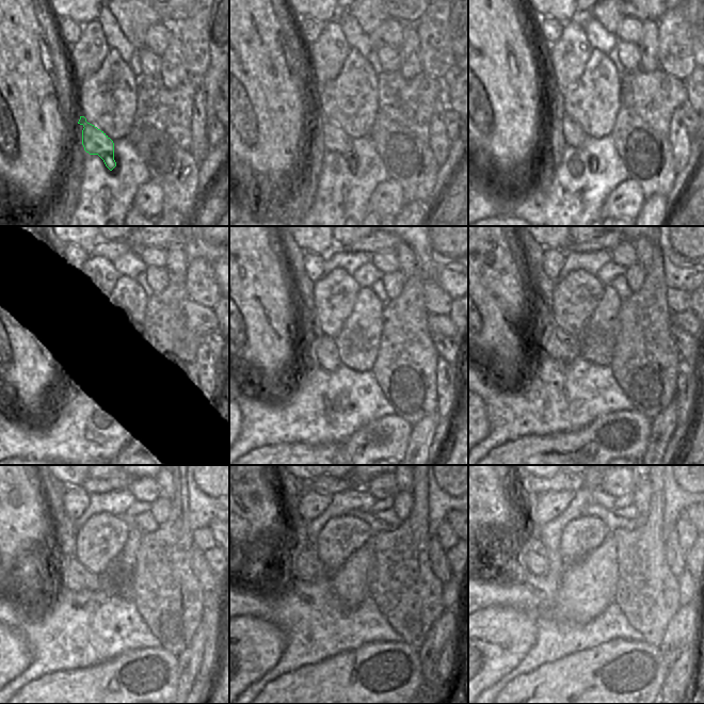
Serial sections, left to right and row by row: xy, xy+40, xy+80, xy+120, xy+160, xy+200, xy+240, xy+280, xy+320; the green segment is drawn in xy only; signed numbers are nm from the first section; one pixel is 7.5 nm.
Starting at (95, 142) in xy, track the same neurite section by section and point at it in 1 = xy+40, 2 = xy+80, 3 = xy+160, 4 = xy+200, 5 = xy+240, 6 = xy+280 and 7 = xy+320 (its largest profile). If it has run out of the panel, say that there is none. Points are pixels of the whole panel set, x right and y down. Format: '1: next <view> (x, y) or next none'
1: next xy+40 (334, 139)
2: next xy+80 (574, 136)
3: next xy+160 (323, 351)
4: next xy+200 (560, 345)
5: next xy+240 (67, 569)
6: next xy+280 (305, 565)
7: next xy+320 (523, 549)

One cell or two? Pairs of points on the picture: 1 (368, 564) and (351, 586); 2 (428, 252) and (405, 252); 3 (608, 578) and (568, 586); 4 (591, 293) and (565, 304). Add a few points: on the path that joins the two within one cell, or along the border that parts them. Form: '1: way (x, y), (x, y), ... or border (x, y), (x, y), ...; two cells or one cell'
1: way (363, 570), (352, 580); one cell
2: border (402, 241), (414, 252), (417, 265); two cells
3: way (598, 578), (595, 578), (588, 586), (577, 586); one cell
4: way (585, 293), (579, 293), (572, 301); one cell

